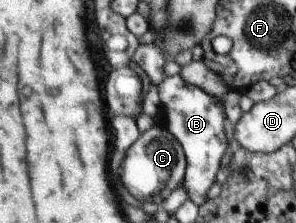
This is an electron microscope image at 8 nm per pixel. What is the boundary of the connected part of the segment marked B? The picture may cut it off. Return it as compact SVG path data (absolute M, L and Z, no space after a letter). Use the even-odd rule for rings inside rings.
M180 74L168 77L158 85L160 108L158 112L163 118L164 126L183 144L187 156L185 180L182 182L188 198L194 201L197 207L206 200L206 191L218 172L220 158L227 145L224 137L224 111L220 99L206 94L201 88L194 86Z

